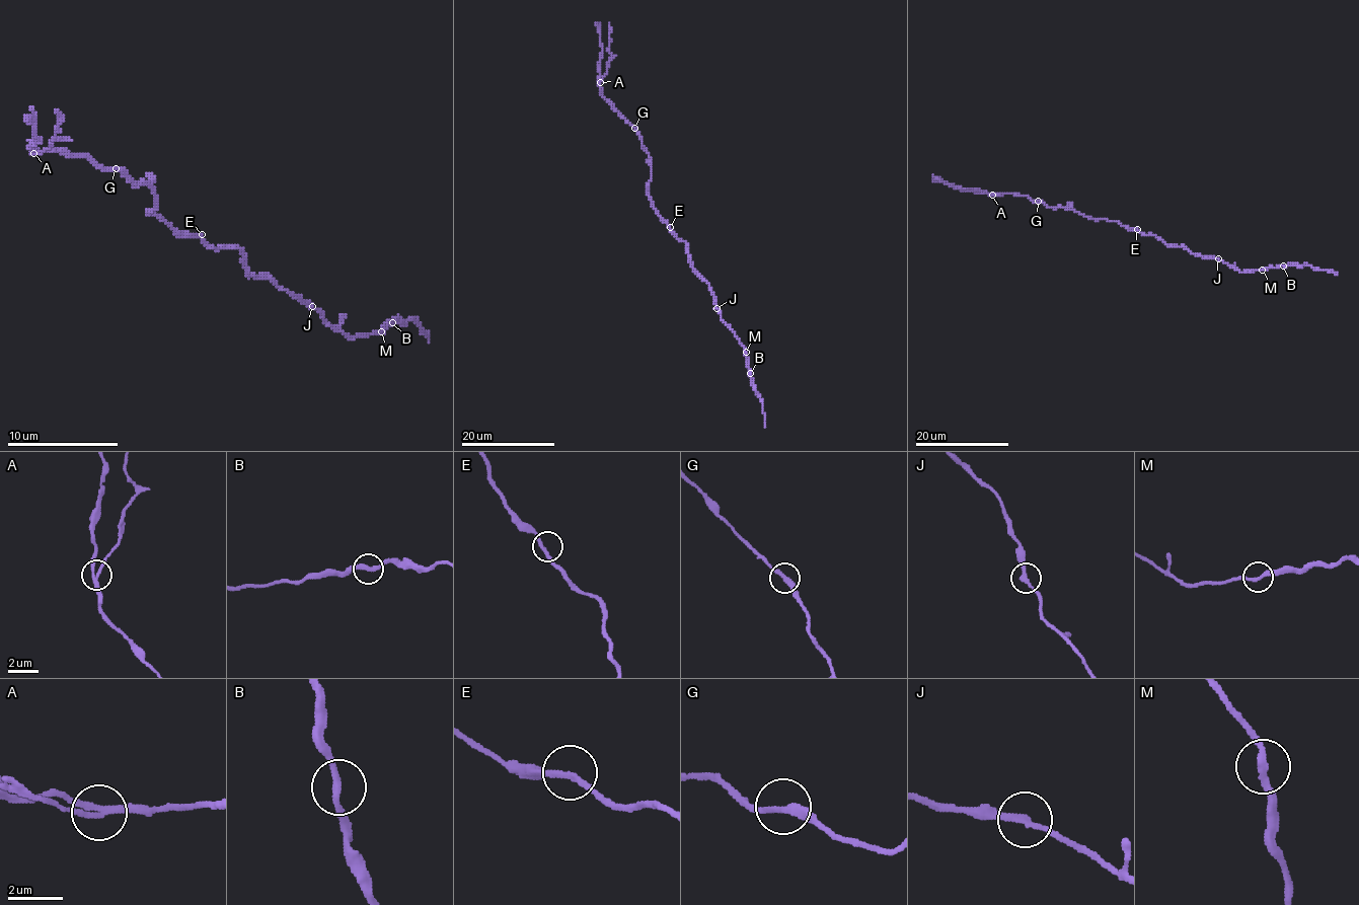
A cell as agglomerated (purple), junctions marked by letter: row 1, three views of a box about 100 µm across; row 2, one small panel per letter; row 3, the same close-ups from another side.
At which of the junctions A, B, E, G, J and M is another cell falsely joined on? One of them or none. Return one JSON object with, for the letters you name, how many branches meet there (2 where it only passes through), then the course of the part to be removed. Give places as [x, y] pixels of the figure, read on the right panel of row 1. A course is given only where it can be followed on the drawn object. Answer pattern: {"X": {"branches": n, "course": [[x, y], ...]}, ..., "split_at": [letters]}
{"A": {"branches": 3, "course": [[992, 195], [957, 187], [932, 176]]}, "split_at": ["A"]}

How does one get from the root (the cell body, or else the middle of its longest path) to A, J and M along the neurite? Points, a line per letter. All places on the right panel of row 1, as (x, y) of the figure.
A: (1137, 230), (1126, 229), (1117, 222), (1091, 219), (1061, 207), (1050, 208), (1032, 202), (1027, 196), (992, 195)
J: (1137, 230), (1153, 234), (1171, 246), (1183, 246), (1197, 255), (1218, 258)
M: (1137, 230), (1153, 234), (1171, 246), (1183, 246), (1197, 255), (1218, 257), (1238, 272), (1262, 270)

